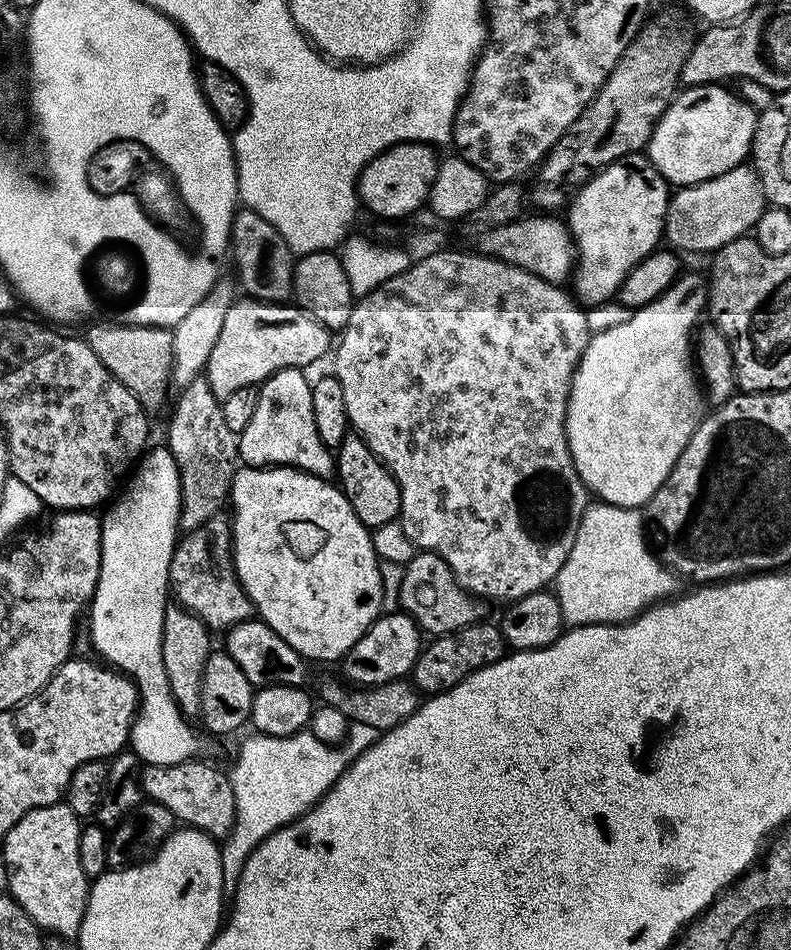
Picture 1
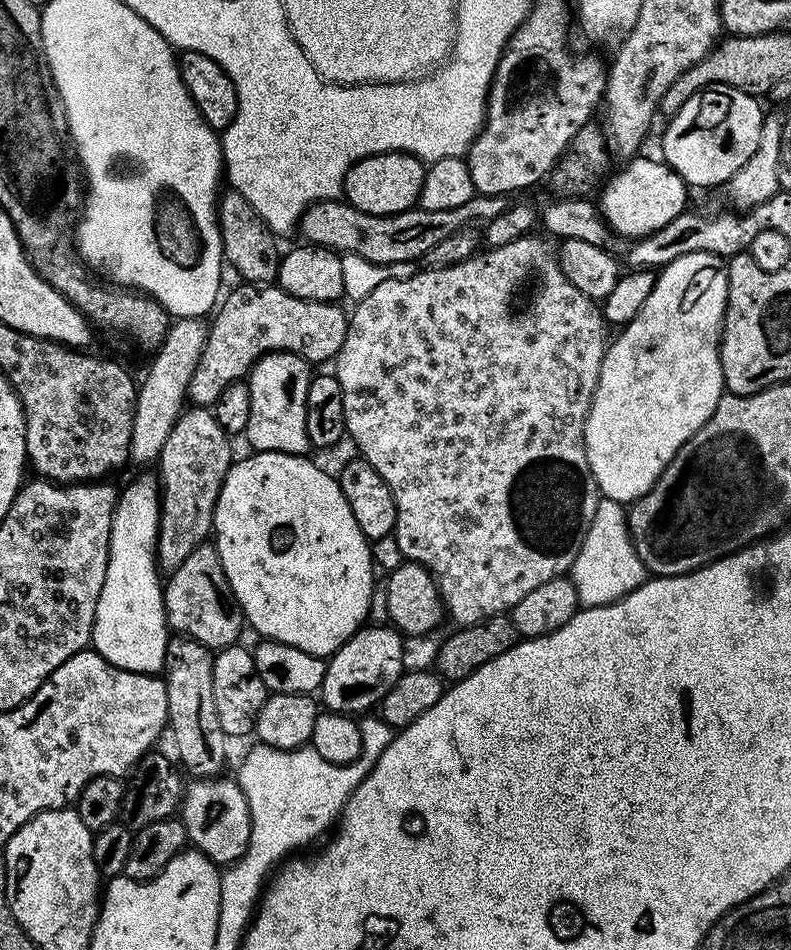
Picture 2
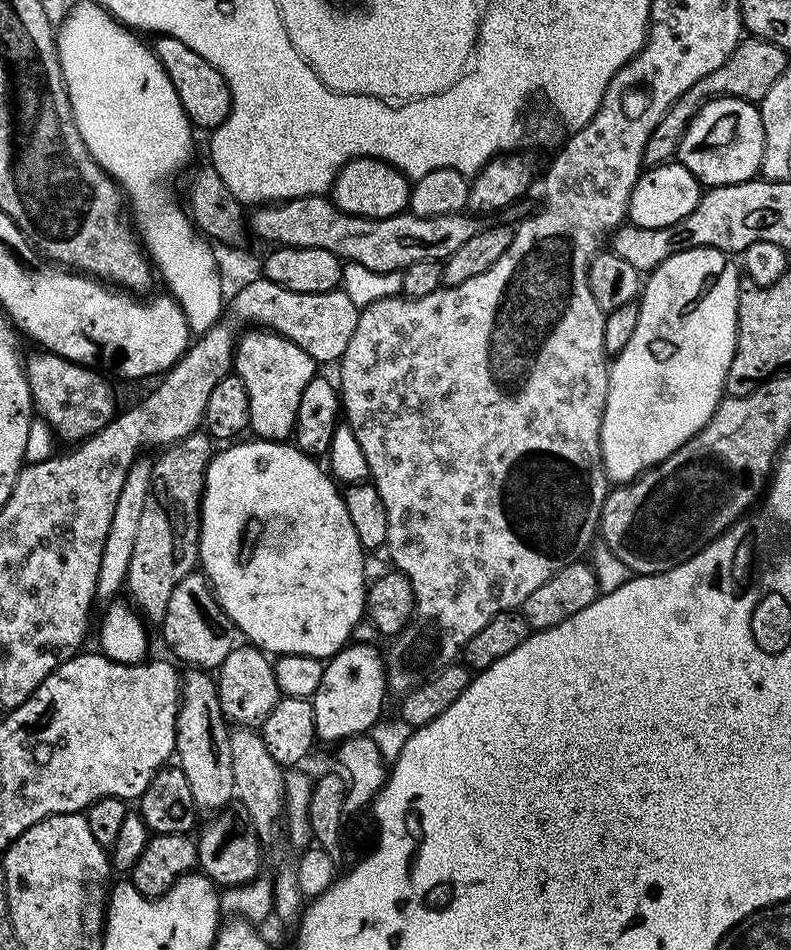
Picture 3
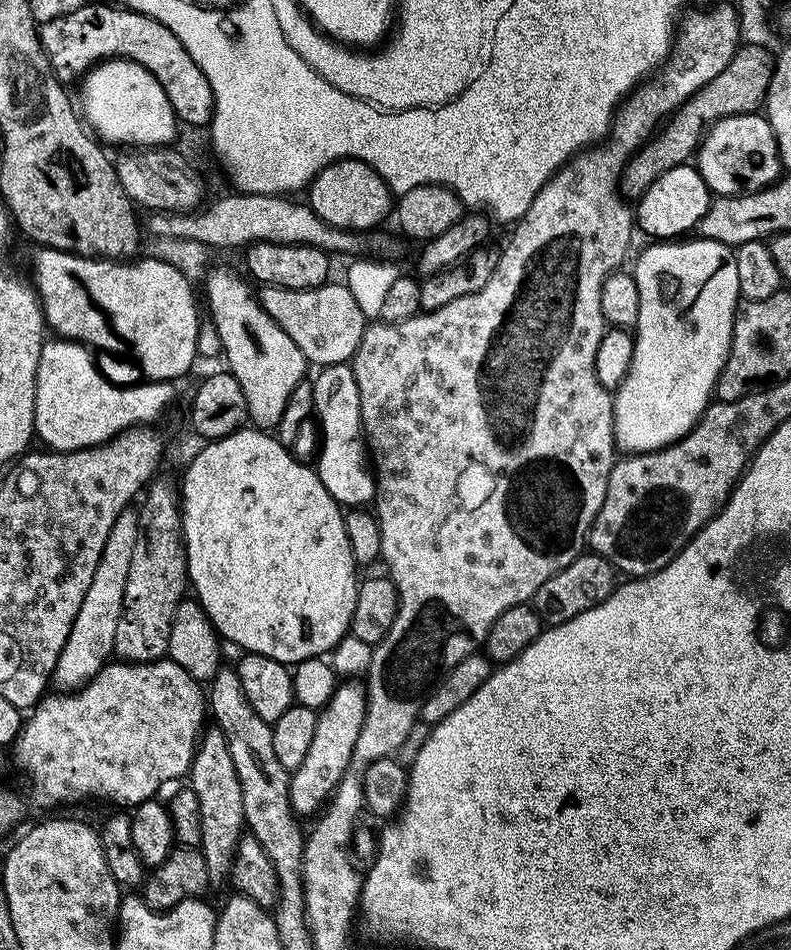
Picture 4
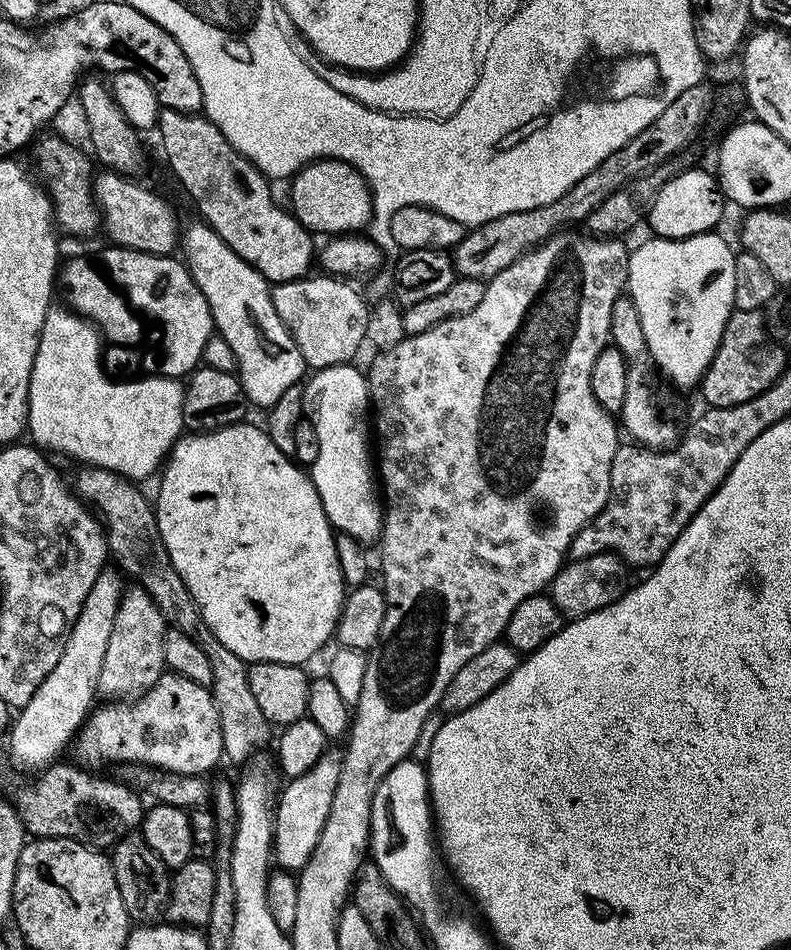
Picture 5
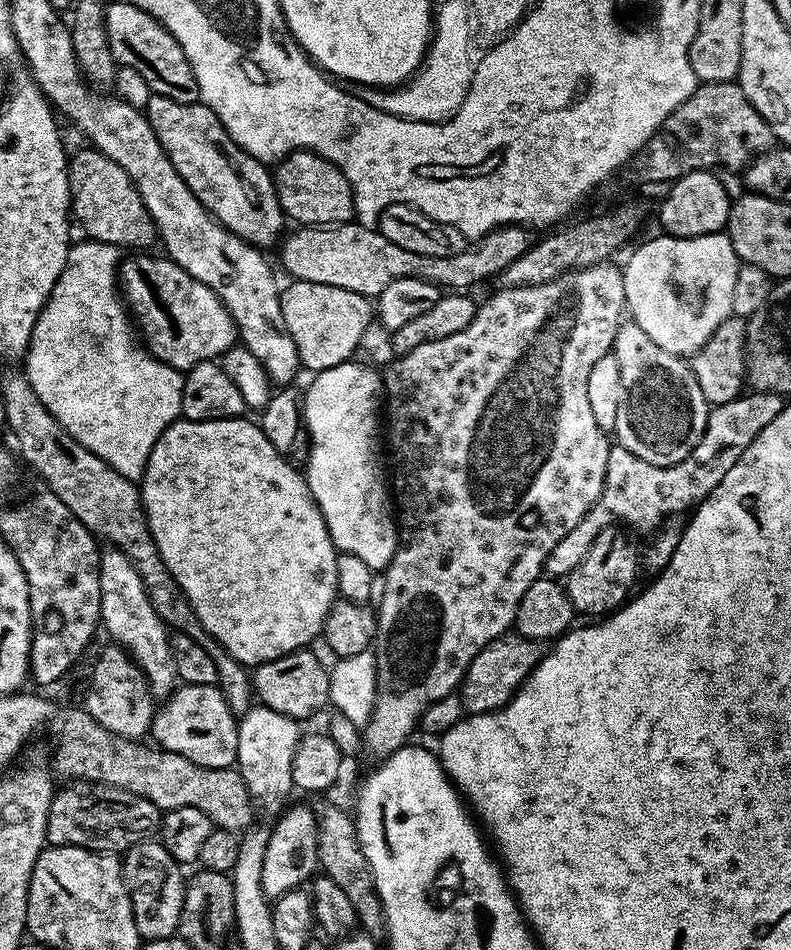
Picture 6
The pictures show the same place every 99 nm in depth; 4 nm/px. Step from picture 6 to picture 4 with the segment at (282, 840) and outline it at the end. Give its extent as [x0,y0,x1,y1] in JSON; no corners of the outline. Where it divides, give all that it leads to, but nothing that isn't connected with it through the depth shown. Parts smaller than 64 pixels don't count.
[289,678,368,817]

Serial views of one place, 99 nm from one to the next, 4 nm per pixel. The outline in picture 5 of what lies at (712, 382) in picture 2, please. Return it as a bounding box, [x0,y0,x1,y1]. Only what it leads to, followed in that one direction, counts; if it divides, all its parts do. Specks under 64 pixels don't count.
[626,231,736,388]

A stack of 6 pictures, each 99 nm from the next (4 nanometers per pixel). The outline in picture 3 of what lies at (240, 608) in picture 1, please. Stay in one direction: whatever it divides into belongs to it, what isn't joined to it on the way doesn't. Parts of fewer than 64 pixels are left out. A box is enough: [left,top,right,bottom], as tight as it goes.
[162,570,238,670]

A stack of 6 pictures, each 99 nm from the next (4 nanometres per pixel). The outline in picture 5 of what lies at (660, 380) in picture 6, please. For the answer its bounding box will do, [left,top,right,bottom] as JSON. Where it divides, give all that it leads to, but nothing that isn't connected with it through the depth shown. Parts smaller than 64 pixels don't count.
[608,294,682,450]

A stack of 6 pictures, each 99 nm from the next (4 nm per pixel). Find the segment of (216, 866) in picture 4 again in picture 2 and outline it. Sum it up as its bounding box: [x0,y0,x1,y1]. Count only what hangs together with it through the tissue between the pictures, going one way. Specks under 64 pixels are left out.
[162,634,230,778]

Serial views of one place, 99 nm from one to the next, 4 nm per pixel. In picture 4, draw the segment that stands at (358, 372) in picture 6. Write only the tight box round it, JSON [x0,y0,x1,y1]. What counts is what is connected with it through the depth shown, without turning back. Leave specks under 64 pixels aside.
[311,364,376,506]

